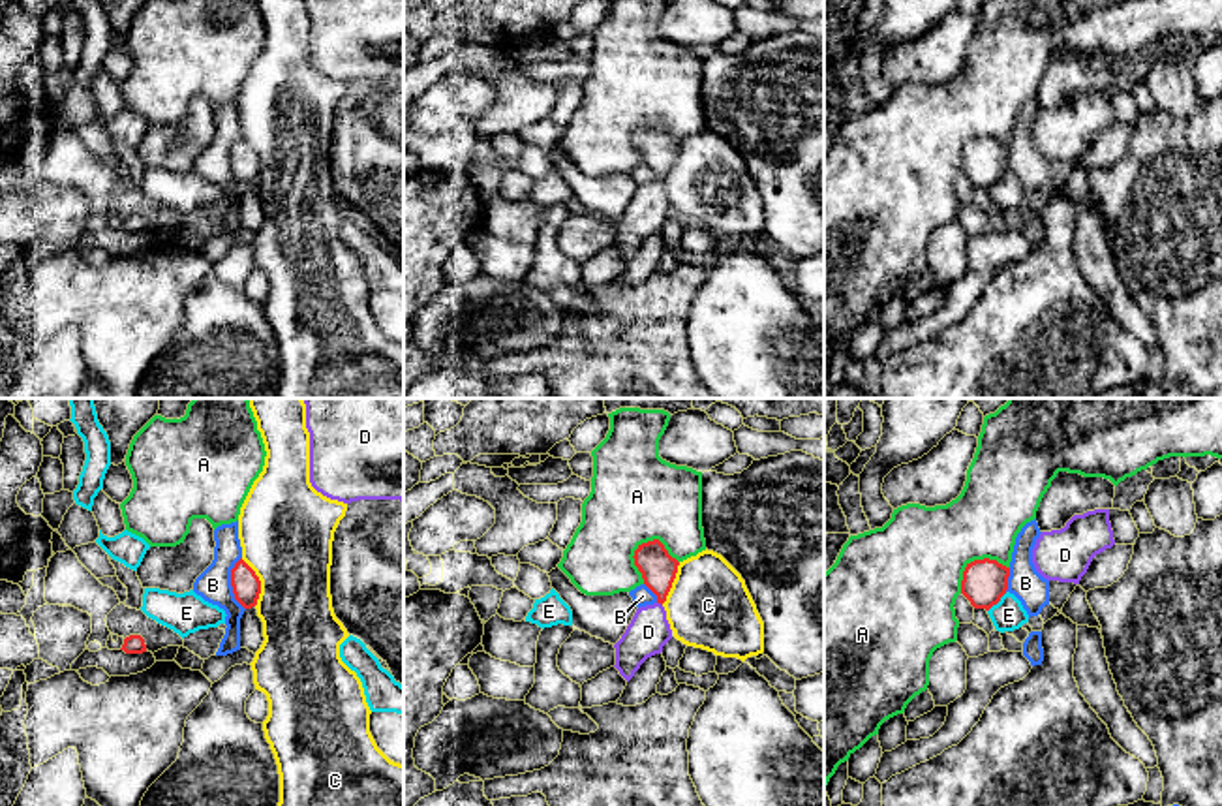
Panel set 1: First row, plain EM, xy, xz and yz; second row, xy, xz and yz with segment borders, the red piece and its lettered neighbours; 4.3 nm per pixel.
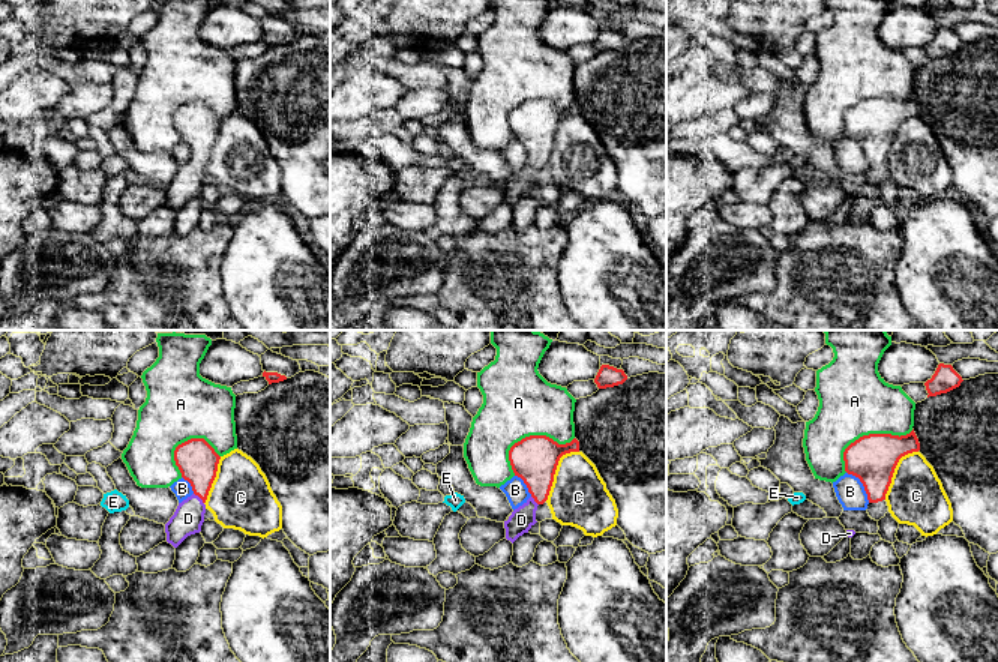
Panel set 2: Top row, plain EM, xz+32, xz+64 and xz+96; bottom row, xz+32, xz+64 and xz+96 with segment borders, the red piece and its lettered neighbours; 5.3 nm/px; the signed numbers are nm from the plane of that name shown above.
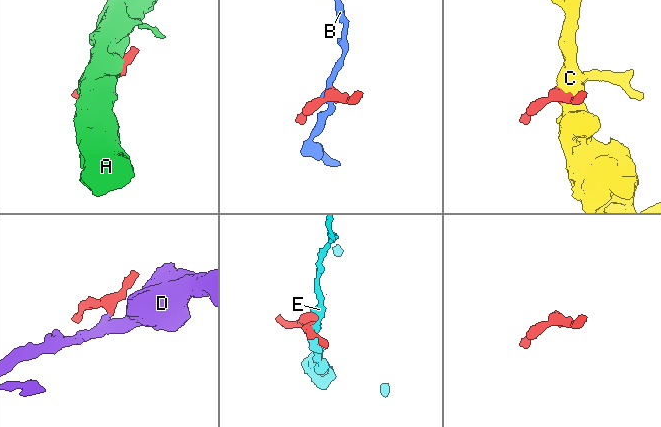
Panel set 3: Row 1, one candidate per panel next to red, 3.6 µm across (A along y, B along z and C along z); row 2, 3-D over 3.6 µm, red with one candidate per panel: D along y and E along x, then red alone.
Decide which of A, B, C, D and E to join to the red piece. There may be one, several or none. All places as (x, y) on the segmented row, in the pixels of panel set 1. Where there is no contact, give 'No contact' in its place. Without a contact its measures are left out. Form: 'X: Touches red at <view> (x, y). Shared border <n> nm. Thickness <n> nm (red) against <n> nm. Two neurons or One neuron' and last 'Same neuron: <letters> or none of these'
A: Touches red at xz (656, 540). Shared border 220 nm. Thickness 150 nm (red) against 400 nm. Two neurons
B: Touches red at xy (231, 583). Shared border 240 nm. Thickness 130 nm (red) against 150 nm. Two neurons
C: Touches red at xy (259, 583). Shared border 220 nm. Thickness 130 nm (red) against 400 nm. Two neurons
D: Touches red at xz (659, 602). Shared border 30 nm. Thickness 150 nm (red) against 180 nm. One neuron
E: Touches red at yz (997, 602). Shared border 120 nm. Thickness 190 nm (red) against 140 nm. Two neurons
Same neuron: D

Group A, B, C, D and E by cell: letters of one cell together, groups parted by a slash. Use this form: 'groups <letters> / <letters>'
groups A / B / C / D / E

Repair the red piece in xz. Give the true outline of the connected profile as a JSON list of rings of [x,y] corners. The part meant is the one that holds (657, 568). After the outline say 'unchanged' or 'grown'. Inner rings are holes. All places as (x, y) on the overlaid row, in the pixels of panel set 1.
[[[659,539],[638,545],[633,558],[642,573],[644,584],[657,596],[657,601],[636,609],[625,633],[614,644],[614,667],[627,682],[648,658],[661,654],[663,646],[672,639],[663,603],[666,601],[680,566]]]; grown

